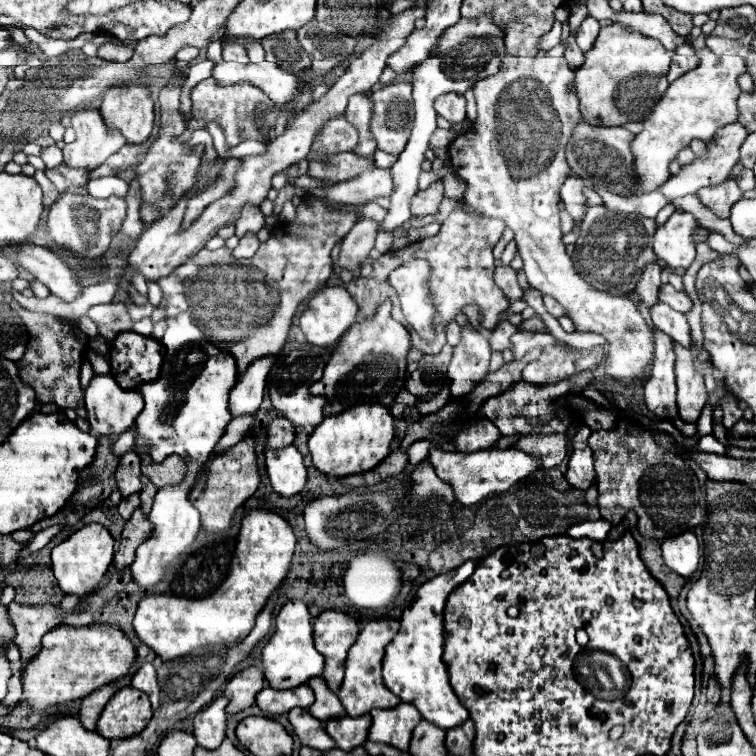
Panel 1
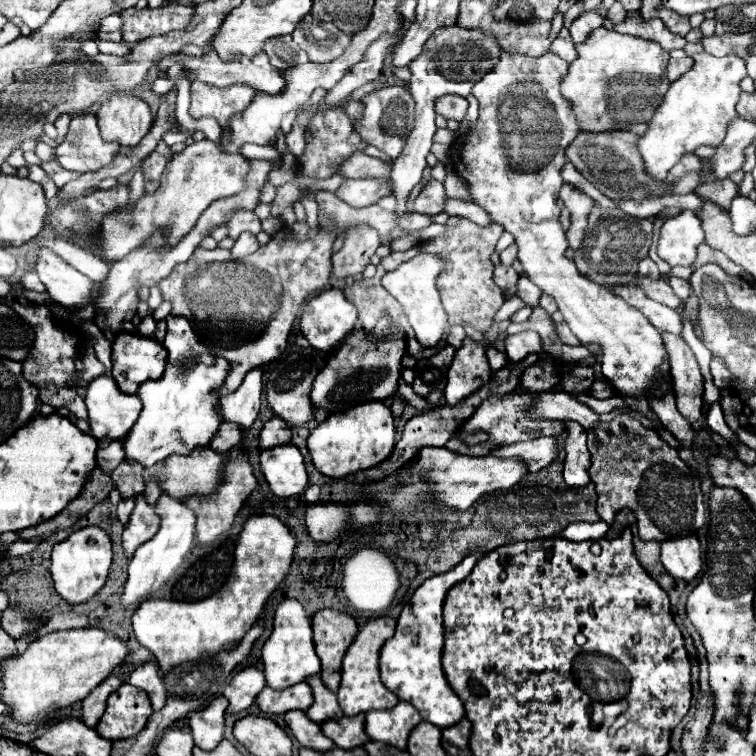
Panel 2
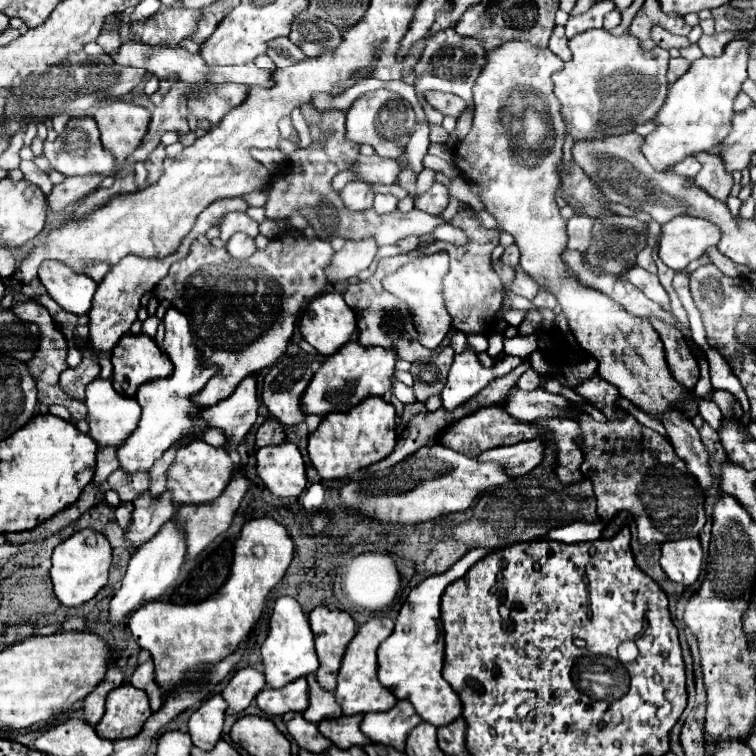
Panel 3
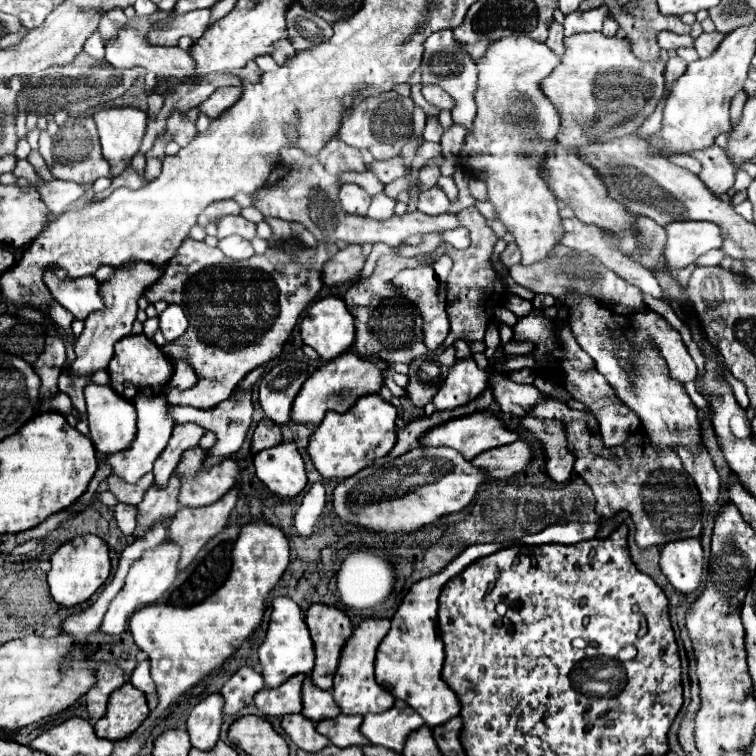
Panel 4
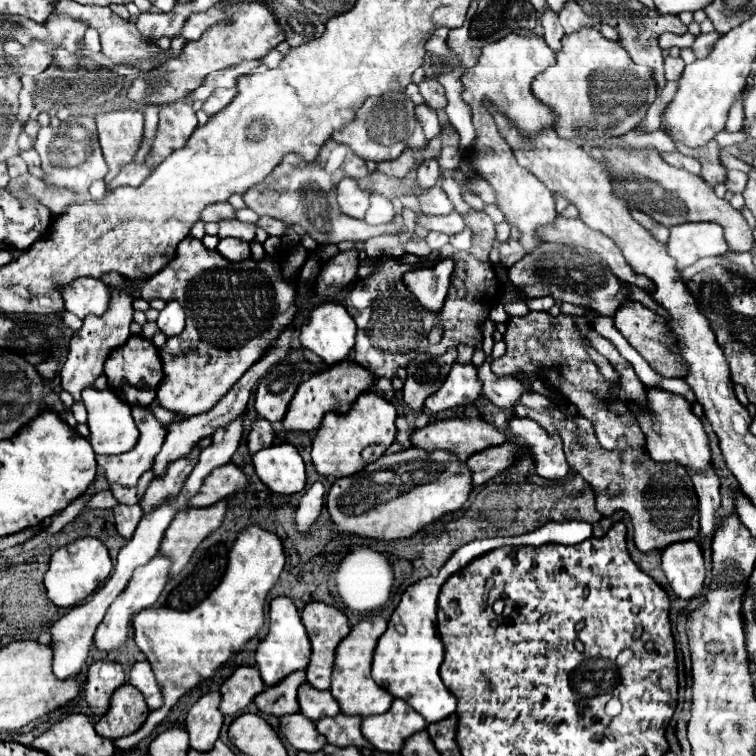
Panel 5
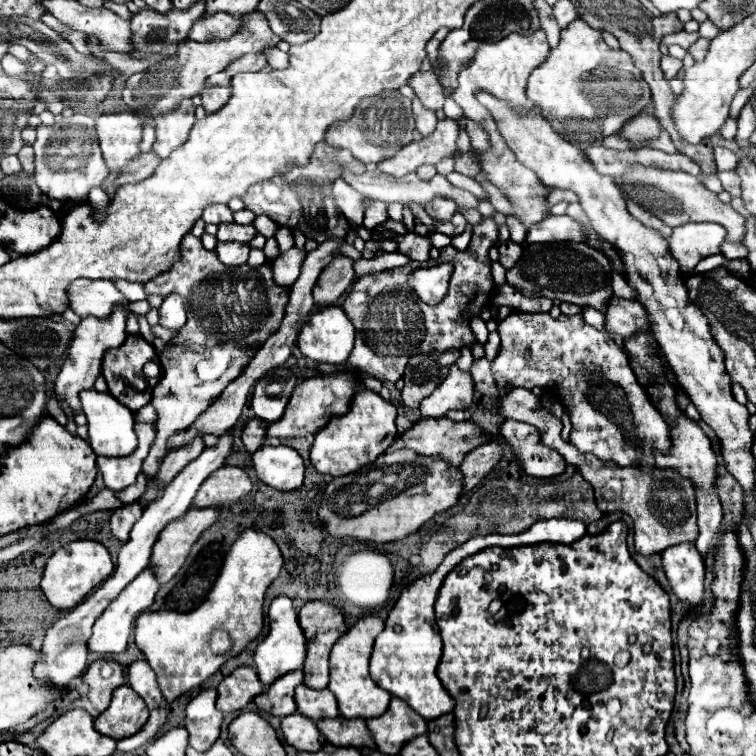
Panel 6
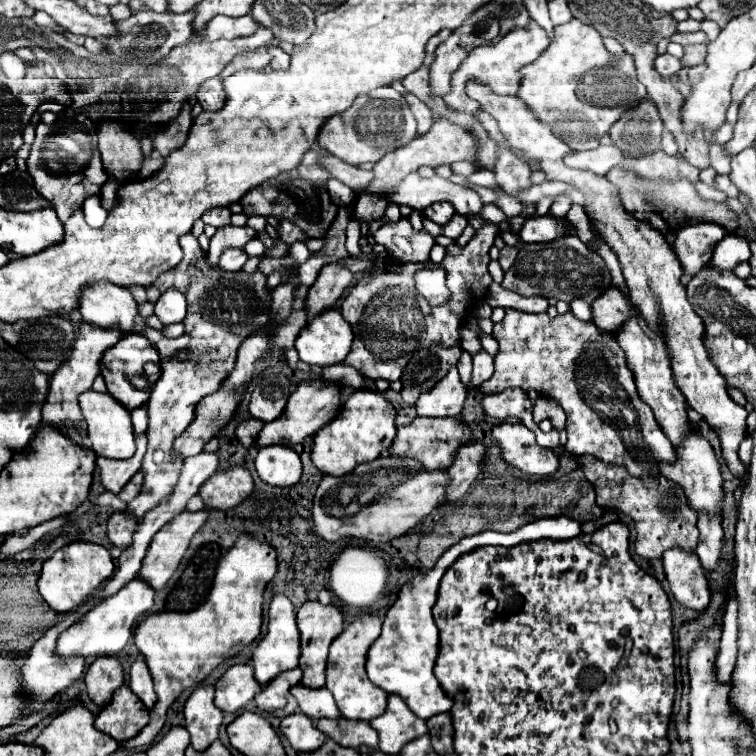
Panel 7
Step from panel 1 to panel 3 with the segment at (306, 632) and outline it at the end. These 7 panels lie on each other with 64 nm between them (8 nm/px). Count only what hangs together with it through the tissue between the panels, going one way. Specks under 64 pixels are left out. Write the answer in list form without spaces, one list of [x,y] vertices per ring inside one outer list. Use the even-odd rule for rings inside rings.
[[[278,598],[272,618],[270,618],[270,632],[264,640],[262,648],[262,664],[264,664],[264,676],[268,688],[284,688],[286,684],[314,674],[318,670],[318,658],[314,650],[314,636],[308,624],[308,616],[304,618],[304,612],[300,604],[294,598]]]

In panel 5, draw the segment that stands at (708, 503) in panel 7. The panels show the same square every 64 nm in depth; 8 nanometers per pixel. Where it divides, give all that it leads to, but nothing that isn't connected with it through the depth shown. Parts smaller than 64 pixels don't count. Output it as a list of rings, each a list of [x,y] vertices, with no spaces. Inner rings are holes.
[[[646,388],[646,404],[638,404],[638,422],[646,434],[646,448],[656,462],[678,462],[688,472],[704,472],[710,466],[710,446],[704,426],[692,412],[692,404],[668,390]]]

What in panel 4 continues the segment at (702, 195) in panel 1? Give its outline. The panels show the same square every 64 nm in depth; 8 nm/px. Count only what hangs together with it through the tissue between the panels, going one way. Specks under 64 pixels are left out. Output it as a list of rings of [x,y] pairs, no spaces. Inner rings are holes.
[[[714,144],[712,148],[692,152],[690,156],[700,160],[702,170],[698,176],[700,176],[700,180],[704,180],[704,184],[708,184],[708,188],[712,188],[712,192],[716,192],[716,196],[726,194],[734,186],[736,168],[732,166],[730,158],[726,156],[726,152],[720,146]]]

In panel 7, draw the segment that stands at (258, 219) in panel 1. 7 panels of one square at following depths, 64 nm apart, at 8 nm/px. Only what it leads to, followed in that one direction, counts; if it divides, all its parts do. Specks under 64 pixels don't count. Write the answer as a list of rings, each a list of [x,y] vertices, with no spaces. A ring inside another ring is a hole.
[[[224,226],[218,228],[218,232],[210,238],[210,250],[208,250],[208,260],[210,264],[218,264],[220,252],[226,248],[244,248],[248,240],[256,236],[256,230],[250,226]]]

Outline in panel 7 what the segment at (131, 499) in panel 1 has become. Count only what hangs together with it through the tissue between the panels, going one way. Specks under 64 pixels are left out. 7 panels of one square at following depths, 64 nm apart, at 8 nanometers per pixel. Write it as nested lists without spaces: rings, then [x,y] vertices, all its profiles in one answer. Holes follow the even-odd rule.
[[[116,512],[108,520],[108,538],[114,542],[114,546],[124,550],[132,542],[134,528],[136,528],[136,516],[132,516],[130,512]]]

